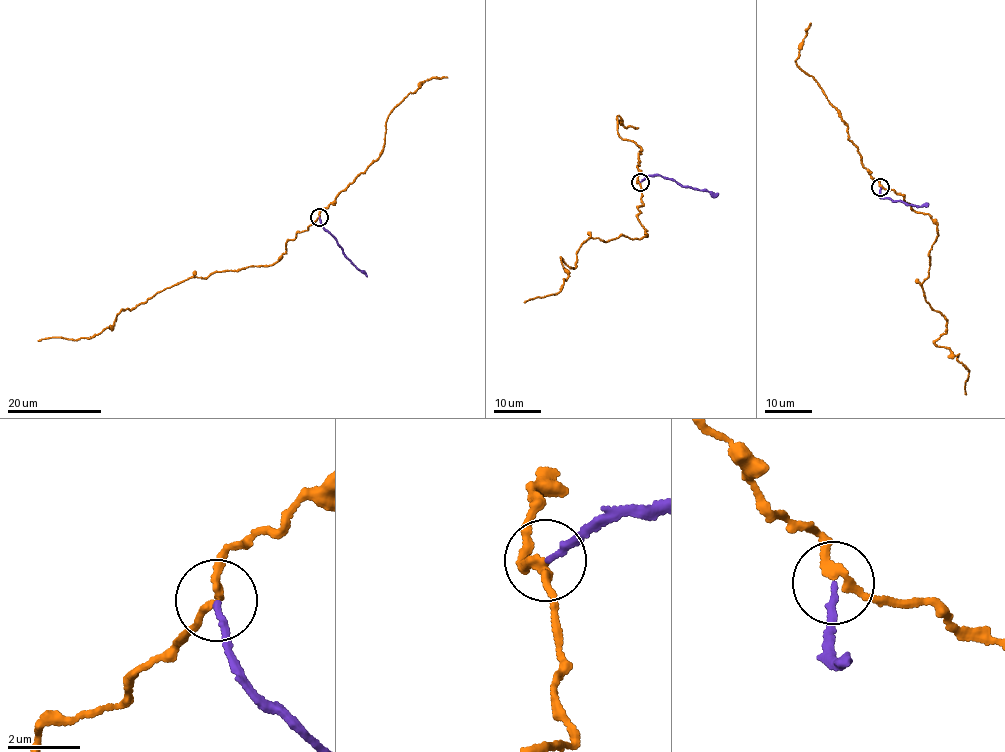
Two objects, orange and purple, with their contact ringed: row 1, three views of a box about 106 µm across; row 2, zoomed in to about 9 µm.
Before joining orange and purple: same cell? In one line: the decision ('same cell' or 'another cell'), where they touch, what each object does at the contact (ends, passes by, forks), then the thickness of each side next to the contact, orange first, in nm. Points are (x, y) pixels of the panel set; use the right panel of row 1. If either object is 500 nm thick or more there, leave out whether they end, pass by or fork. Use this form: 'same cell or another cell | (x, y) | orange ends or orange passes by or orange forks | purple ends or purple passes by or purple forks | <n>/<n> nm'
another cell | (880, 187) | orange passes by | purple ends | 220/150 nm

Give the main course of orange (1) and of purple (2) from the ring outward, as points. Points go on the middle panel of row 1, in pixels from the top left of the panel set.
1: (639, 181), (637, 220), (647, 234), (591, 237), (575, 267), (561, 258), (568, 277), (562, 289), (524, 301)
2: (639, 181), (658, 176), (685, 187), (719, 194)

